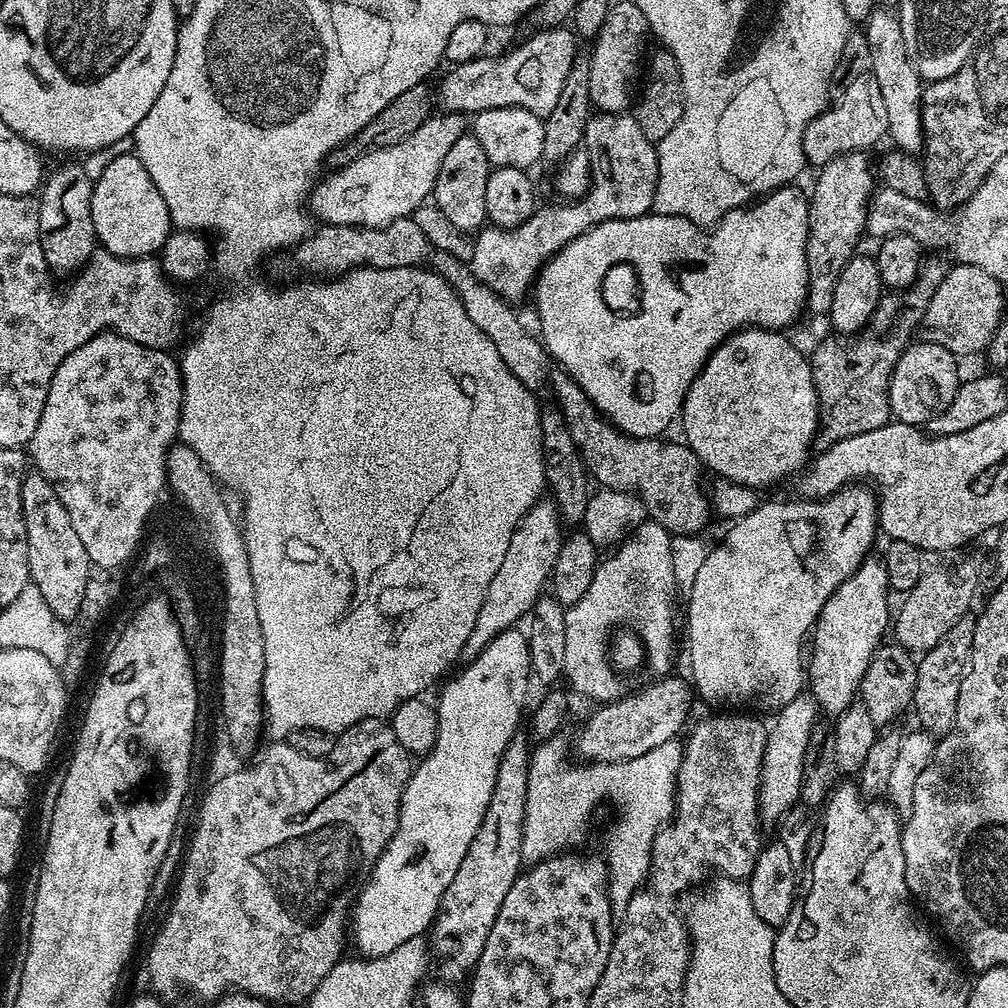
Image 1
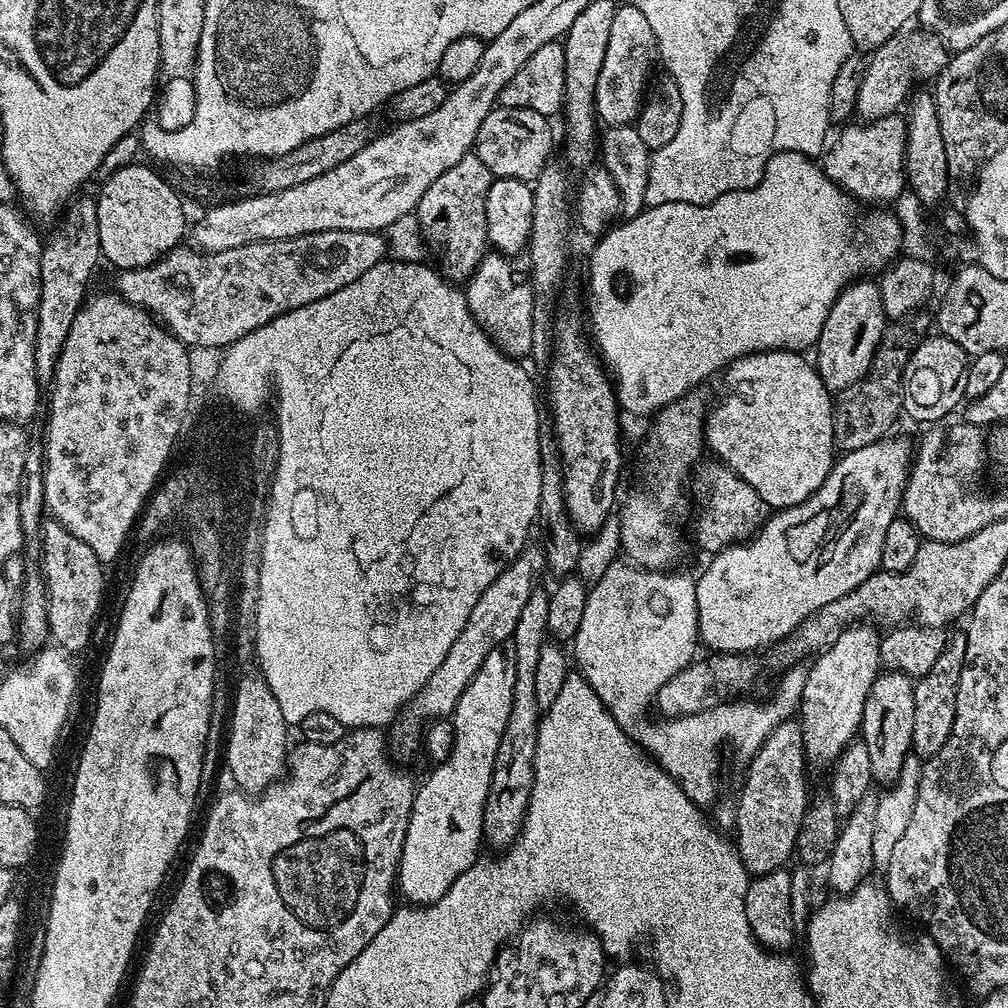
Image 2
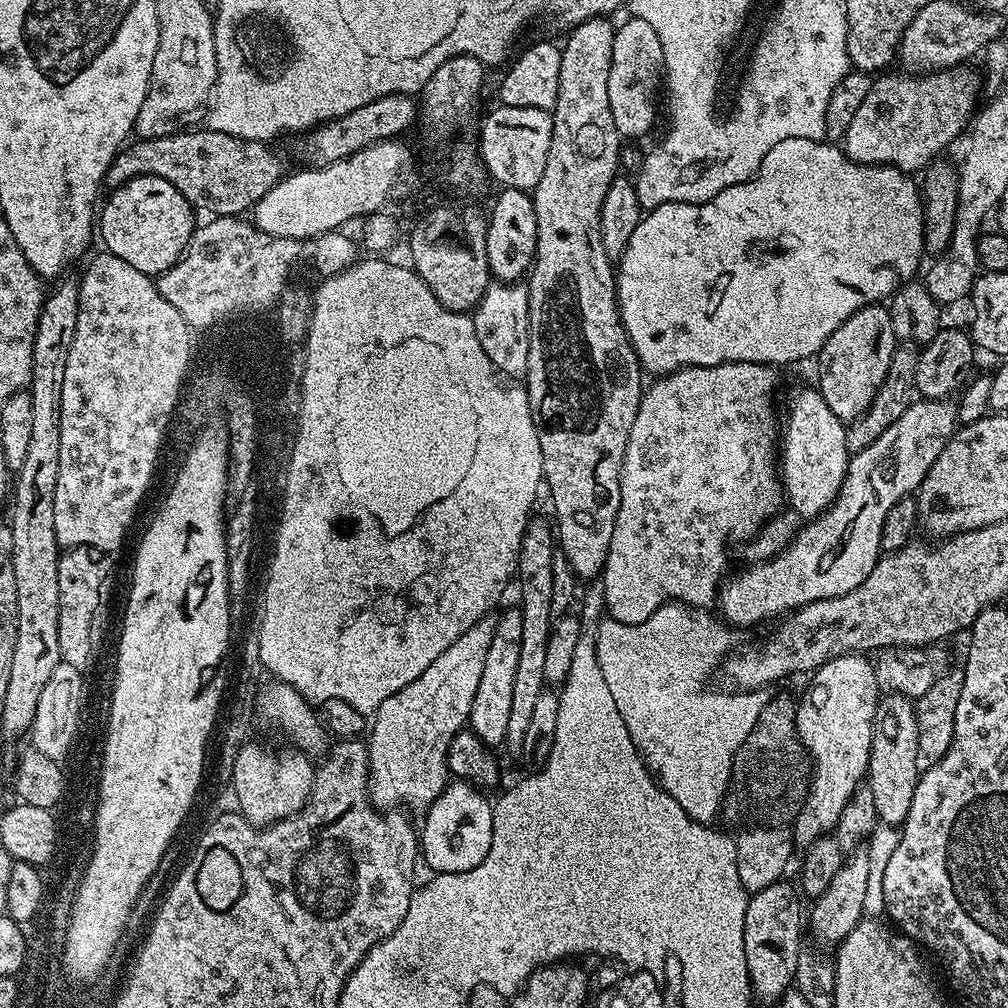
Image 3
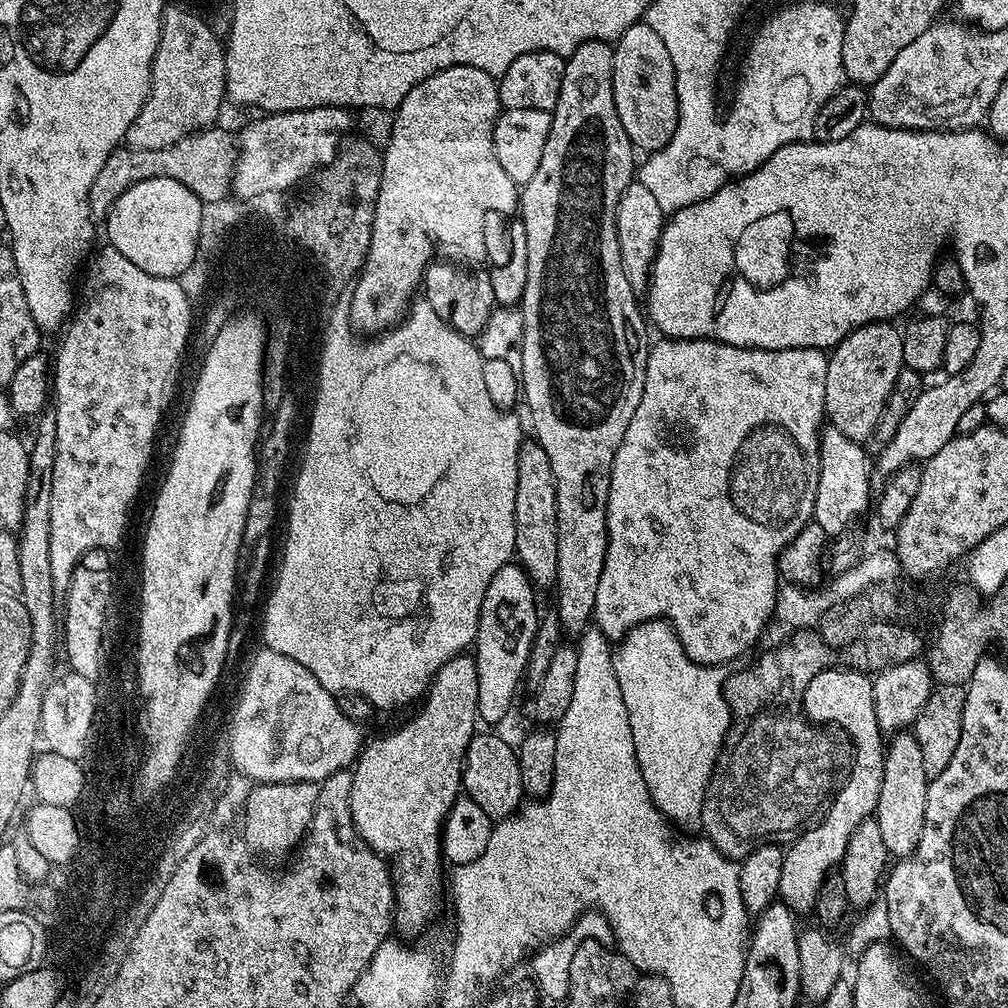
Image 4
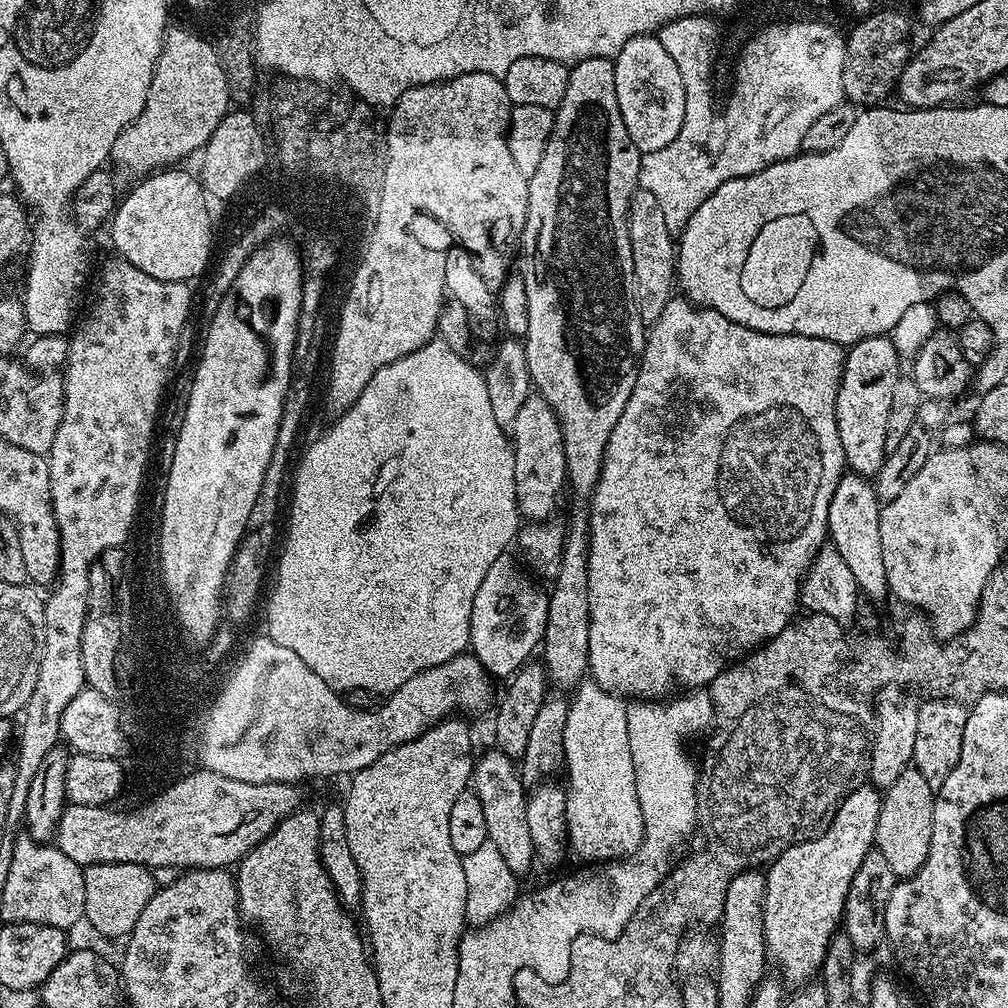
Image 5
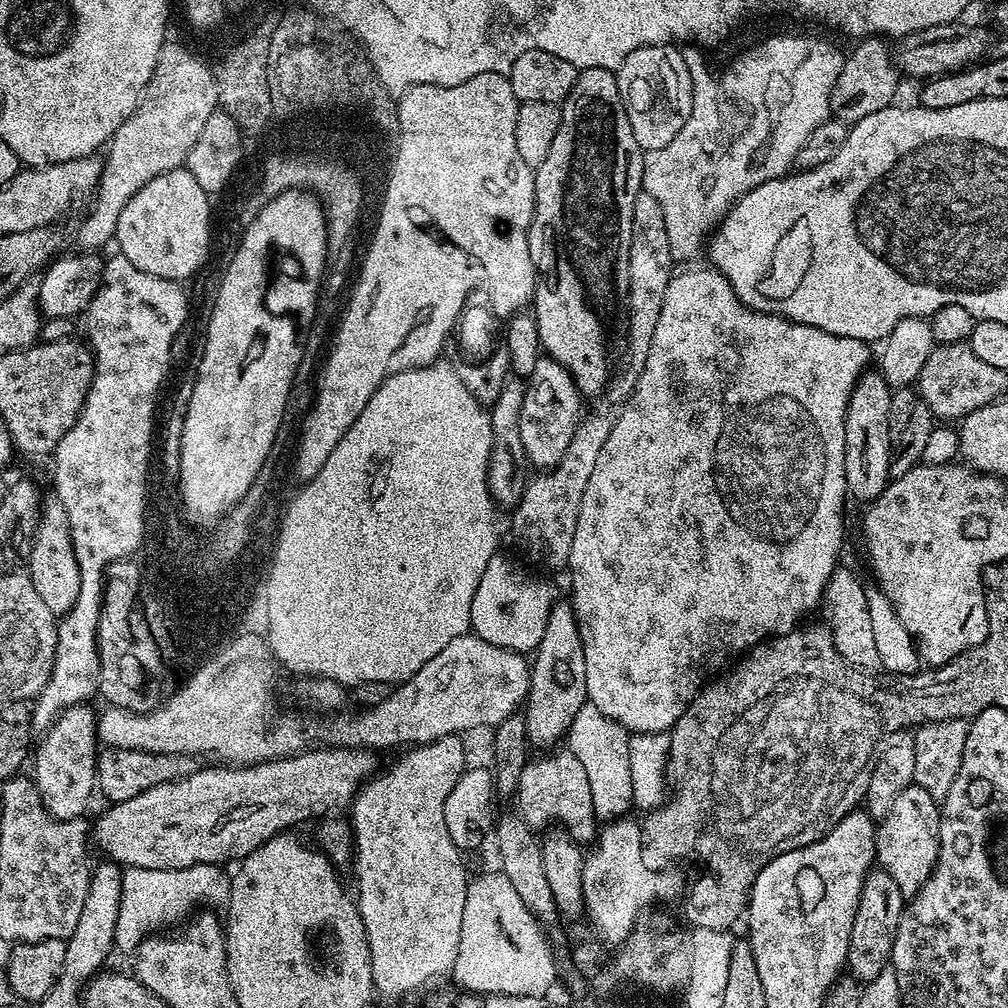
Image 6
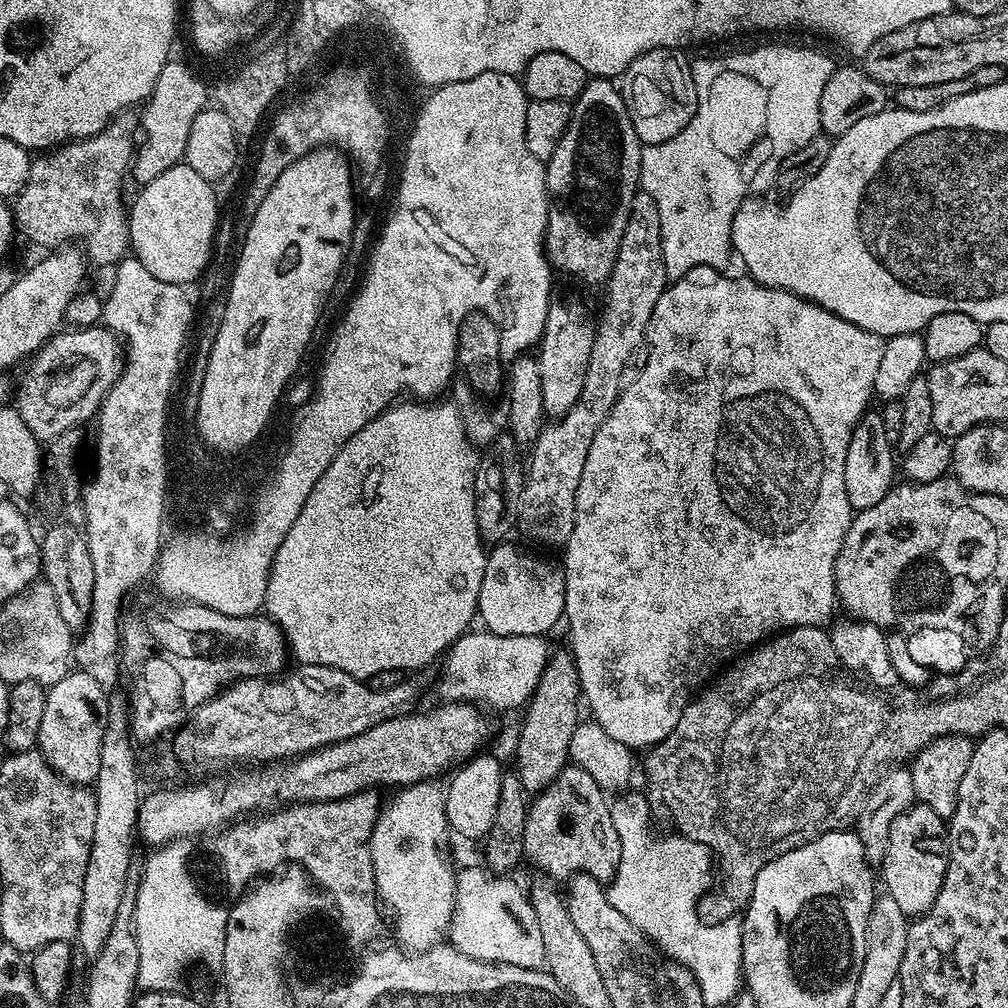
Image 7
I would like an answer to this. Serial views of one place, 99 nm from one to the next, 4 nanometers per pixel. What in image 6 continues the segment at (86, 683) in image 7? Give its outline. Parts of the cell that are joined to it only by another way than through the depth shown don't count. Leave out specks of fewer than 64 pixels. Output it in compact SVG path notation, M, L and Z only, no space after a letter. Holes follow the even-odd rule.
M81 702L70 705L65 712L60 714L47 732L43 733L41 742L34 752L34 764L36 760L36 773L34 779L36 789L44 803L46 809L56 820L75 820L83 817L84 807L88 804L92 792L97 791L96 787L96 758L98 755L98 739L97 739L97 713L88 709L87 703Z

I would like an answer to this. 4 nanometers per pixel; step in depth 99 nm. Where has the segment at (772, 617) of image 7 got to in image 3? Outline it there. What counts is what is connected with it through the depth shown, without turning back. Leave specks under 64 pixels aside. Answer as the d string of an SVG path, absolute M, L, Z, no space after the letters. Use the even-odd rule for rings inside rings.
M750 362L680 368L677 372L653 379L653 384L643 389L638 414L634 418L634 426L630 426L630 438L626 442L626 454L620 475L618 518L614 522L614 538L610 538L610 550L602 571L604 607L611 619L623 624L637 624L650 618L650 614L654 614L663 604L669 602L679 602L701 610L711 609L711 604L713 607L717 603L722 581L729 571L728 543L731 540L745 542L751 539L781 510L786 497L778 475L778 424L776 428L776 408L772 405L772 395L776 392L776 372L775 367Z

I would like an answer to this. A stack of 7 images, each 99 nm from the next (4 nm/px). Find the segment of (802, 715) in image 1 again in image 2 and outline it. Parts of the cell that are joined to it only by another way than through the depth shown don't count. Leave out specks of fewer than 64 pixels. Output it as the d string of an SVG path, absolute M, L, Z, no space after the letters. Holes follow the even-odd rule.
M799 719L779 724L762 742L755 756L747 761L748 773L744 776L744 789L736 804L736 836L734 847L753 877L768 874L785 867L796 851L798 830L802 826L804 811L808 809L808 780L804 777L806 761Z

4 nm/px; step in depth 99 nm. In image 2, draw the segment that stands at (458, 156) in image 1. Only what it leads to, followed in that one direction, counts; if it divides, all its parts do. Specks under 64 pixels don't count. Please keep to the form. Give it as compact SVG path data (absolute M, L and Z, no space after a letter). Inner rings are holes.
M475 154L463 156L446 174L438 174L430 182L430 190L422 194L415 214L423 235L440 244L440 264L443 275L453 282L467 282L478 262L488 255L490 245L486 234L486 194L494 177L486 162Z

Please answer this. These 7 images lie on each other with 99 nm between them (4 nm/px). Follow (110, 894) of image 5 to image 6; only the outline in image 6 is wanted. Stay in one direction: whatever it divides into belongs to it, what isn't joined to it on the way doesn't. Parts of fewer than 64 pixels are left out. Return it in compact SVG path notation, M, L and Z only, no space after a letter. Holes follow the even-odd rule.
M194 864L182 870L125 867L116 927L117 945L121 949L123 947L129 950L135 949L141 940L159 933L161 929L171 929L168 927L178 923L179 920L187 921L193 915L192 908L216 906L212 904L227 905L232 882L229 873L226 874L224 871L225 869L218 864Z

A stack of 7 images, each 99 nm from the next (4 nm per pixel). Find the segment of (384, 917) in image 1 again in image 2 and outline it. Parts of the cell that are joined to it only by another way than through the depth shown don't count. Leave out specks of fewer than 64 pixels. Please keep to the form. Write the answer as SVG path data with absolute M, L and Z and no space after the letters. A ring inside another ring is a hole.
M501 646L490 650L490 654L486 654L486 658L482 662L482 666L474 674L474 678L470 682L470 686L466 686L466 690L462 694L462 698L458 698L458 706L450 713L450 723L452 726L452 753L447 760L441 760L435 765L436 769L425 778L417 787L416 797L414 798L414 806L412 813L408 819L408 829L406 830L406 842L402 846L402 854L400 855L400 867L398 869L398 892L405 896L407 903L412 906L423 906L432 904L450 888L455 880L461 876L464 871L471 868L477 863L476 856L482 849L482 837L484 835L484 827L482 826L482 814L486 806L486 794L490 790L490 774L494 770L494 754L498 754L498 742L502 742L502 730L506 730L506 722L510 719L510 702L514 702L514 650L510 646Z

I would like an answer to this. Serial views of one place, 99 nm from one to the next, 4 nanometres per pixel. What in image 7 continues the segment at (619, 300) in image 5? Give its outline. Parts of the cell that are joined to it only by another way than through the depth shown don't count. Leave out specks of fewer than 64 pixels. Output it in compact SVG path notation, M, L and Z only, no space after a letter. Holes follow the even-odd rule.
M592 78L584 85L584 89L576 97L572 104L572 117L554 150L554 154L546 162L546 175L548 177L548 221L544 231L544 251L548 253L548 263L553 269L565 272L568 276L573 276L576 280L581 280L584 284L607 285L612 267L618 258L619 244L622 242L623 232L627 228L628 219L632 213L632 206L638 196L640 188L640 139L634 130L634 122L630 122L630 114L626 110L626 102L620 97L619 87L608 78Z

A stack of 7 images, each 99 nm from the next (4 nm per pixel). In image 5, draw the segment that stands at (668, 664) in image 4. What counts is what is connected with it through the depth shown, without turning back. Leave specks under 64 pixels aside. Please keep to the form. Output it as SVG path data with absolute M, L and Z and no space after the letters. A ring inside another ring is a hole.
M692 690L680 694L673 704L668 702L632 702L628 704L626 726L630 734L630 758L634 758L634 782L638 790L638 802L642 806L644 819L644 843L635 853L634 859L640 872L631 874L630 888L637 892L637 897L647 897L652 888L665 879L665 873L656 872L672 855L676 848L689 843L690 837L697 831L696 782L698 764L688 752L684 752L684 743L699 732L707 733L713 727L712 697L707 691Z

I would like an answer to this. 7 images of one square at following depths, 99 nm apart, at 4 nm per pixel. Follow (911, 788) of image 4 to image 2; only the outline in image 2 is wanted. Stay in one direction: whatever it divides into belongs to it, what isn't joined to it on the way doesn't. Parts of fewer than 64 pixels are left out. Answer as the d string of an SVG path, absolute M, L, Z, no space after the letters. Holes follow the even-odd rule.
M881 671L874 678L874 686L866 694L866 706L862 710L859 735L870 750L870 770L877 785L889 786L902 770L903 760L912 752L914 738L914 687L913 677L905 672Z

